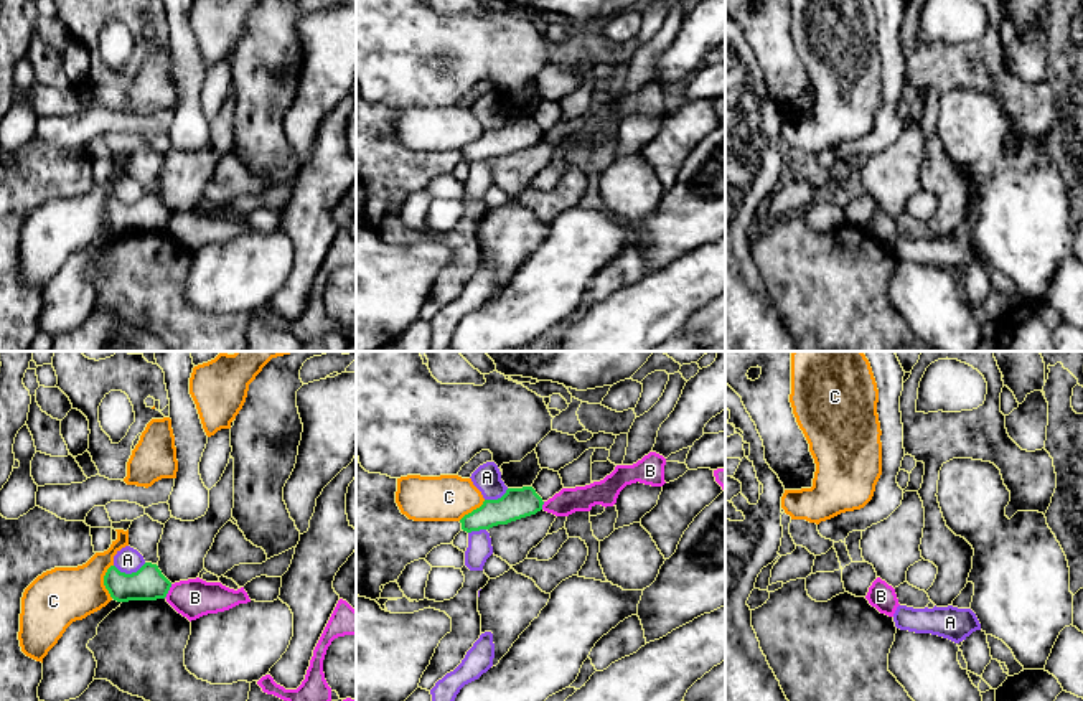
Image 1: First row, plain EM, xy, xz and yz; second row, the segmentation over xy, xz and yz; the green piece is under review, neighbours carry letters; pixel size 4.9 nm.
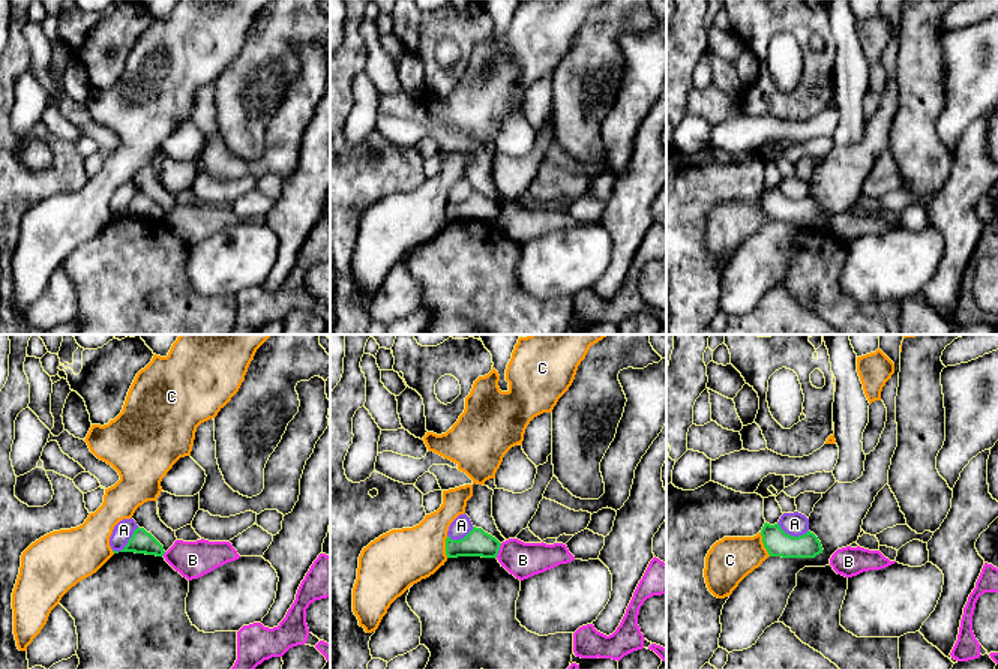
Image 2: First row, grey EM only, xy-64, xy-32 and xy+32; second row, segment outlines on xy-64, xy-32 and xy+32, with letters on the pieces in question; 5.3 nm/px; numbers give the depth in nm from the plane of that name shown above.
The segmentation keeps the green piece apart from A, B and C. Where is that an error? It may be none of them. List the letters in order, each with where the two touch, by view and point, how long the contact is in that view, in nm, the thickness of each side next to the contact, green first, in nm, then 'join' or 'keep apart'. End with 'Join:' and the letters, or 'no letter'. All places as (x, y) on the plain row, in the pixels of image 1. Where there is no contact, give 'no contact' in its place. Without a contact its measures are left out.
A: xy (129, 205) | 160 nm | 160/120 nm | keep apart
B: xy (168, 220) | 80 nm | 160/190 nm | keep apart
C: xy (104, 211) | 170 nm | 160/280 nm | keep apart
Join: no letter

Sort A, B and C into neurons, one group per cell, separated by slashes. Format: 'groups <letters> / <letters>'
groups A / B / C

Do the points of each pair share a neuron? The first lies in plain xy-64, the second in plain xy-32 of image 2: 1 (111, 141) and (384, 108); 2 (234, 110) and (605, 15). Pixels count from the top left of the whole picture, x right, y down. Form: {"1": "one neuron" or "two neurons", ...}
{"1": "one neuron", "2": "one neuron"}

